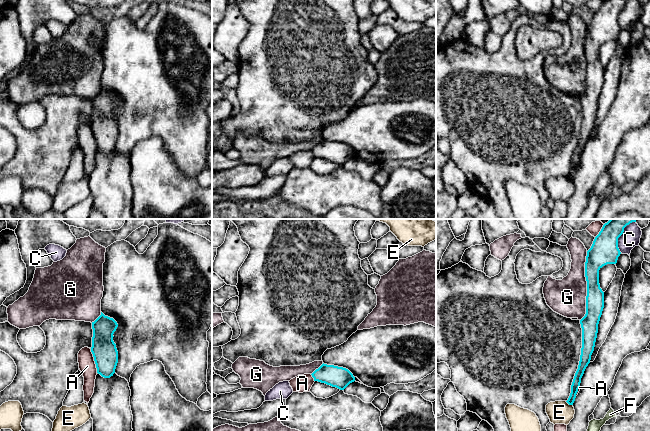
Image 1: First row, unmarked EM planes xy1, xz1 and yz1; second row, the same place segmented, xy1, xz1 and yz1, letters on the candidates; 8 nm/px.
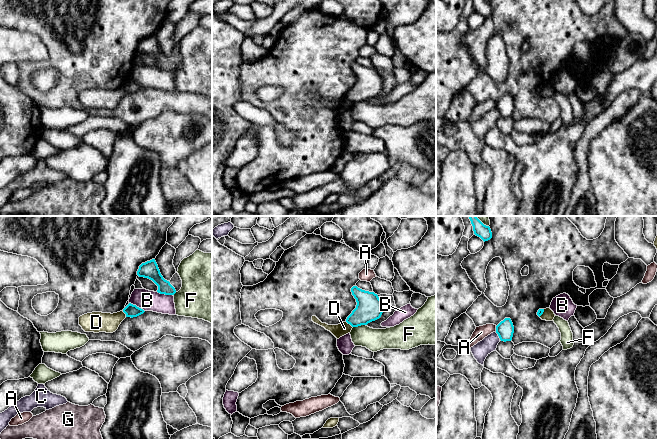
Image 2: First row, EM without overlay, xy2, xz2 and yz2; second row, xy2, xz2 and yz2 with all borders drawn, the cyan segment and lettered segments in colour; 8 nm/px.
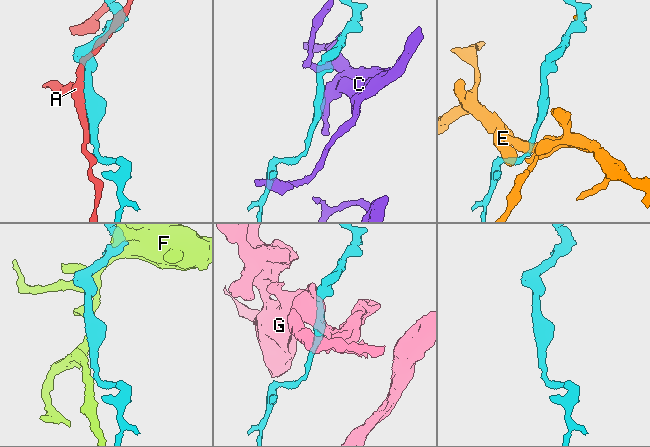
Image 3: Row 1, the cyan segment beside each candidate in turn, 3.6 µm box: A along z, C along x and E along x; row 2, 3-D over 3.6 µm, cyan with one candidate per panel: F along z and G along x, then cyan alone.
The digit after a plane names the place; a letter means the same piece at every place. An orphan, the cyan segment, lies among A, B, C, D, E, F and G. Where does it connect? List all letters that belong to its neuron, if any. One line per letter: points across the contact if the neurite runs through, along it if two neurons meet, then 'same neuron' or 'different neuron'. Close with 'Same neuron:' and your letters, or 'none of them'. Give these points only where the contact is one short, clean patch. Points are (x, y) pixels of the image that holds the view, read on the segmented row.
A: different neuron
B: along xy2 (157, 291), (172, 295) | different neuron
C: different neuron
D: along xz2 (345, 321), (352, 327) | different neuron
E: along yz1 (565, 401), (572, 405) | different neuron
F: different neuron
G: different neuron
Same neuron: none of them

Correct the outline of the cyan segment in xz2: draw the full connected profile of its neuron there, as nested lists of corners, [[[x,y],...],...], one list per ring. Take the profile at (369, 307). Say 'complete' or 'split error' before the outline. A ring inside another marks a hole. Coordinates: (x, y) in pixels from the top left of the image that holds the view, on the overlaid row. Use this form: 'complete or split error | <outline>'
complete | [[[353,286],[351,292],[357,305],[346,319],[348,324],[352,327],[358,327],[367,325],[381,317],[384,308],[377,294],[362,290],[357,286]]]

